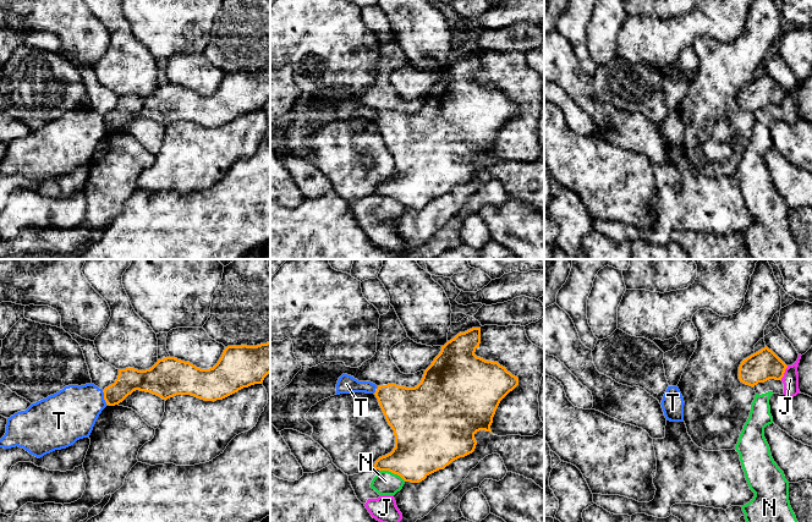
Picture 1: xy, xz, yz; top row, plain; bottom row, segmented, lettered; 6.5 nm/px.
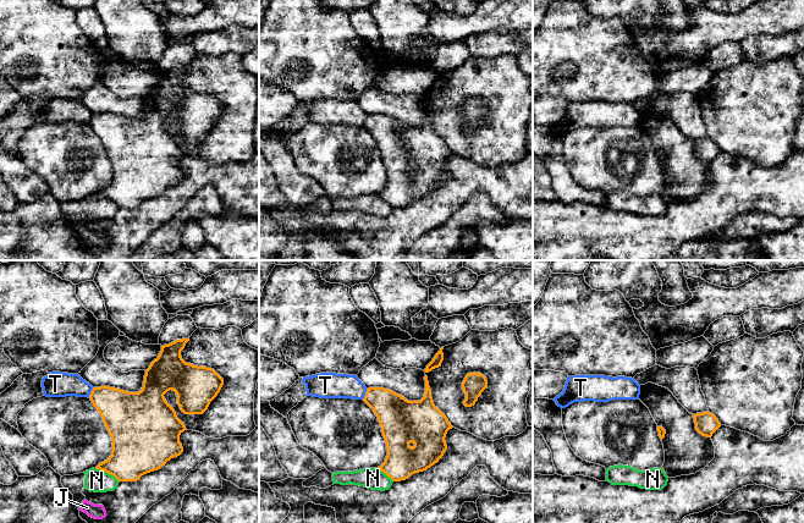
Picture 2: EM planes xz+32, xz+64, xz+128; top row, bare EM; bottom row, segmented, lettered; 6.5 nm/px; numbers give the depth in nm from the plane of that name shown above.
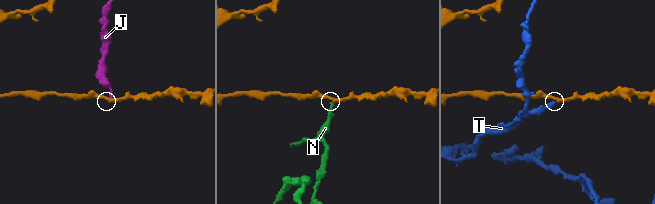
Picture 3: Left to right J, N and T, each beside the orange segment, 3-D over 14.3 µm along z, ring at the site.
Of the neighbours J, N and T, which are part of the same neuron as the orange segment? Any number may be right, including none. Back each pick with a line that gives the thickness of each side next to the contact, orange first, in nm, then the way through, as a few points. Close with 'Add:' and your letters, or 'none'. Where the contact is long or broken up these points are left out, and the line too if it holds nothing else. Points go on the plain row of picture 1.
Add: none

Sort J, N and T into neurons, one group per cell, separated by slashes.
J N / T

